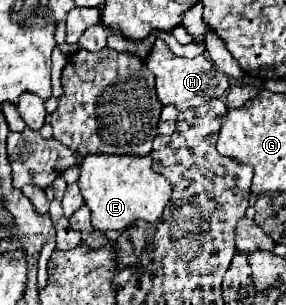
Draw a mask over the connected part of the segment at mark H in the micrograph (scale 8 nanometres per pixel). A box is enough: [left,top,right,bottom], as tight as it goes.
[146,40,230,112]

